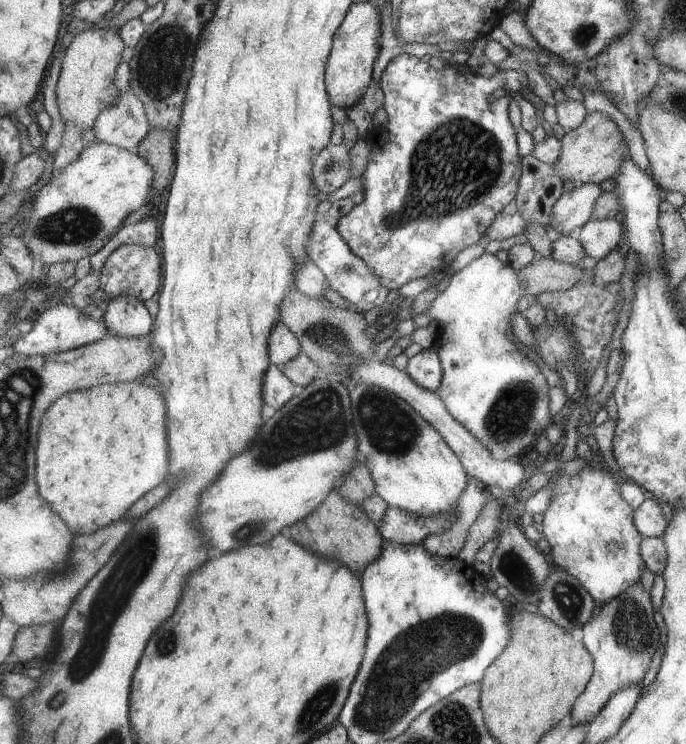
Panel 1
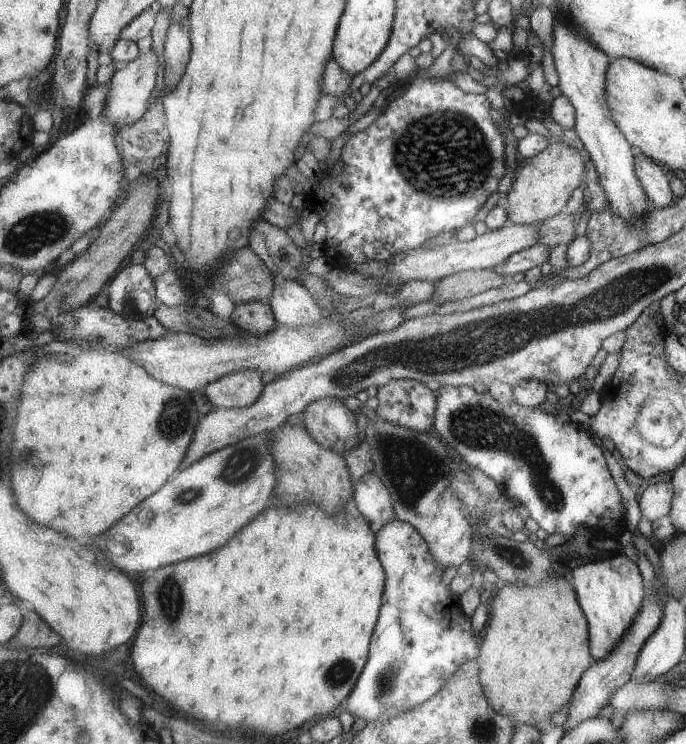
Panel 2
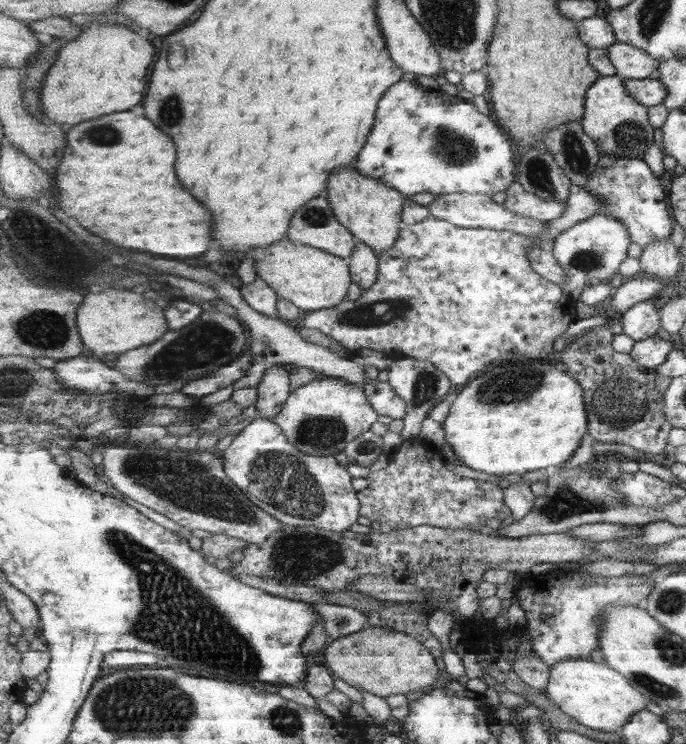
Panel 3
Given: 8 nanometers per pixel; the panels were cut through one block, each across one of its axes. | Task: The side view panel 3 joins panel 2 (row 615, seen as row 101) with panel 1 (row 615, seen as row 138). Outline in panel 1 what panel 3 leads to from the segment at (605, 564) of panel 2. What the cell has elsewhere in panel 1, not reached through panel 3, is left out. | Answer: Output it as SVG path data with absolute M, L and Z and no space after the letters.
M640 584L632 586L609 604L596 607L591 620L580 631L580 639L594 656L595 672L572 710L569 719L573 724L588 726L619 691L643 682L660 643L659 628L653 620L655 611L650 592L643 590Z

